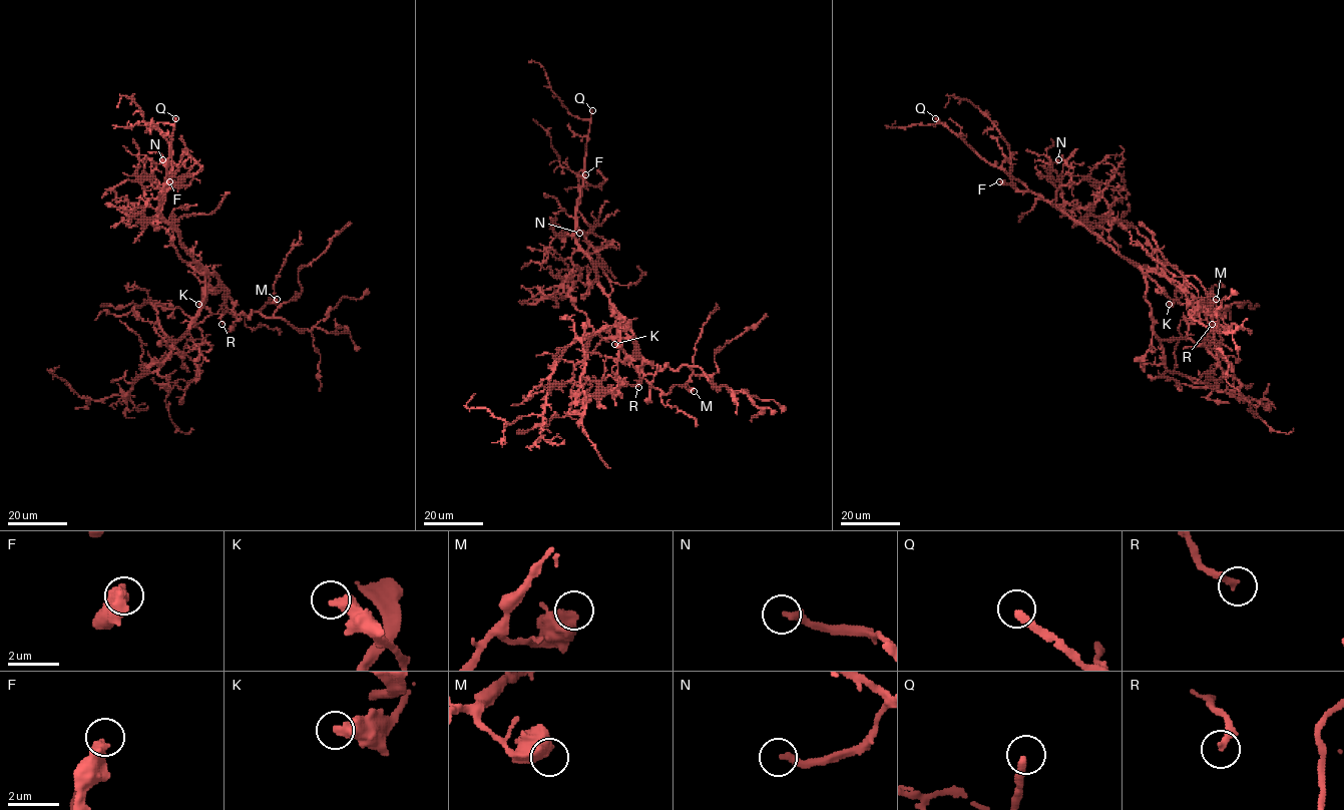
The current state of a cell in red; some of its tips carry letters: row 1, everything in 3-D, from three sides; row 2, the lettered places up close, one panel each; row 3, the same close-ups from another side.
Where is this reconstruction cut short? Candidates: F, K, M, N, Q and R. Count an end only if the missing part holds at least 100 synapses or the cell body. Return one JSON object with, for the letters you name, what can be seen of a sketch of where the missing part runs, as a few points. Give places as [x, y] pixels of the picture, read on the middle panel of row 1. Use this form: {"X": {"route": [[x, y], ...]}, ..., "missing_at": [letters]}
{"F": {"route": [[585, 174], [593, 150], [607, 134], [613, 99], [610, 74], [590, 49], [570, 34], [573, 27]]}, "Q": {"route": [[592, 110], [590, 77], [584, 74], [610, 69], [599, 69], [592, 59], [591, 62]]}, "missing_at": ["F", "Q"]}

